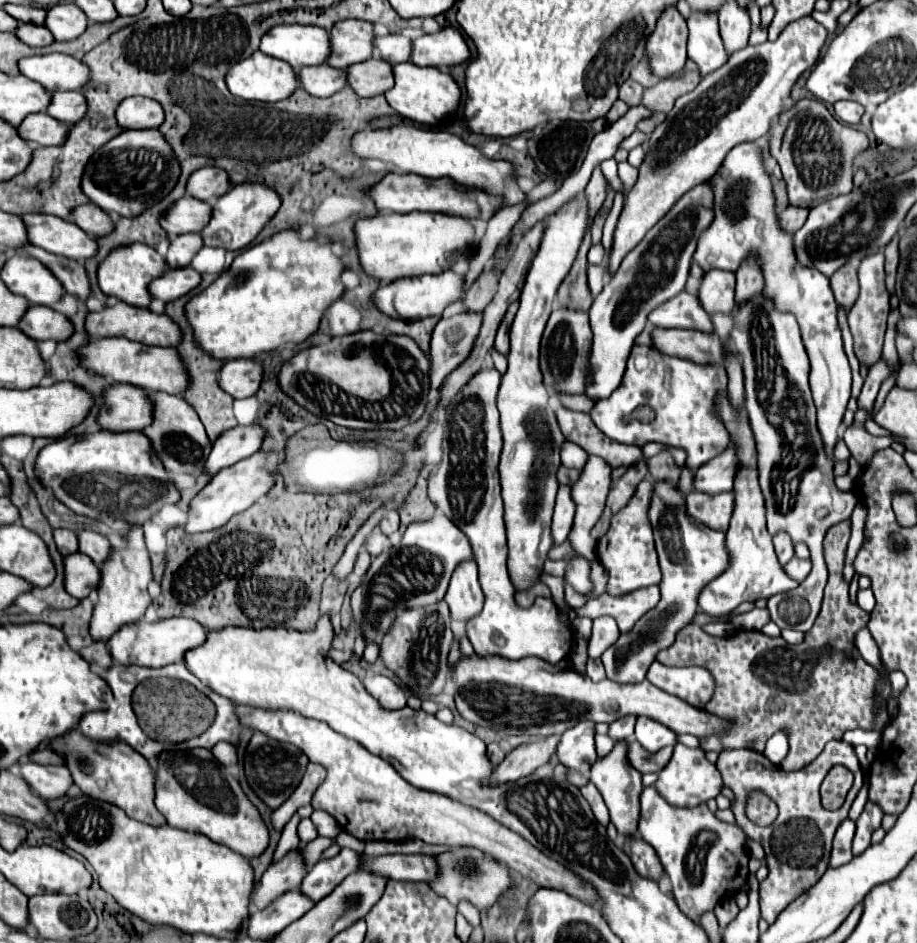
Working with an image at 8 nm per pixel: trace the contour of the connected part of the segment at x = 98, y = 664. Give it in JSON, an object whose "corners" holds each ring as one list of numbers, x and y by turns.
{"corners":[[93,641,91,645,83,647,79,655,91,665,91,671,97,675,105,671,105,667,111,667,111,655,107,655,107,647,103,641]]}

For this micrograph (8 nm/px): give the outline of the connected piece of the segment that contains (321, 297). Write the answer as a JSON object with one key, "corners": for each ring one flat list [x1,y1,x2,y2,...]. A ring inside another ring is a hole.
{"corners":[[281,231,273,239,261,241,241,251,231,267,205,291,191,297,185,305,185,317,193,327,195,345,209,357,219,361,229,359,251,359,259,351,273,351,285,343,301,343,311,337,325,309,343,293,339,275,343,265,339,257,331,253,329,245,319,245,317,239,301,241,297,231]]}

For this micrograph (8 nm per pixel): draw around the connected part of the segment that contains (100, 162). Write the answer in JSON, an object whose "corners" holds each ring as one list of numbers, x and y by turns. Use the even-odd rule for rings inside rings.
{"corners":[[139,129,119,133,93,153,85,167,81,189,89,201,103,211,113,211,121,217,135,217,143,209,161,201,173,189,177,177,179,163,163,135,157,129]]}

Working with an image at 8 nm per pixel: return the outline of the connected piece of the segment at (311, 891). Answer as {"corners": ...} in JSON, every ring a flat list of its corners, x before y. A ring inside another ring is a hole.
{"corners":[[341,849,333,859,319,859,315,867,305,875,301,891,311,901,321,901,327,897,347,875,355,873,355,851]]}

